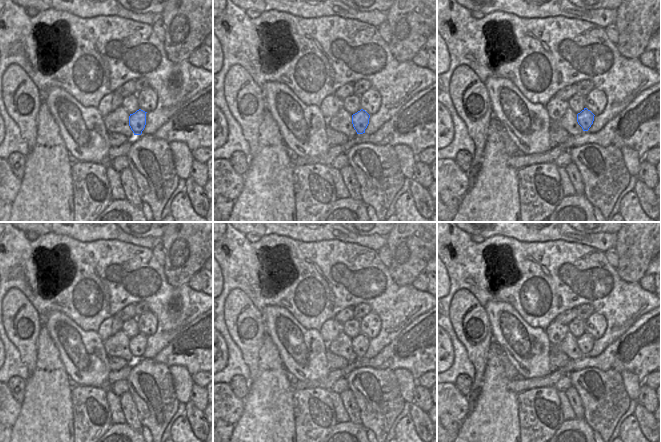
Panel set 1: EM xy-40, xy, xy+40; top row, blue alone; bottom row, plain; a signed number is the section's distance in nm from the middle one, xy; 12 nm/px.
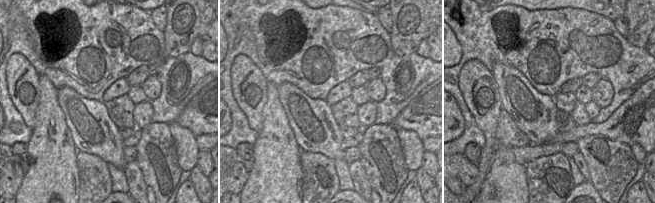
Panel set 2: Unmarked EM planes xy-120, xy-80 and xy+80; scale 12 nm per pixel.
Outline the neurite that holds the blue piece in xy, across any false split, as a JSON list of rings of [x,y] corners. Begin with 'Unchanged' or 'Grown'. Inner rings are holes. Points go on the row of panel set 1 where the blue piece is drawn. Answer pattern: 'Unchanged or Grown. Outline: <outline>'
Unchanged. Outline: [[[363,109],[352,115],[352,124],[357,134],[365,133],[370,115]]]

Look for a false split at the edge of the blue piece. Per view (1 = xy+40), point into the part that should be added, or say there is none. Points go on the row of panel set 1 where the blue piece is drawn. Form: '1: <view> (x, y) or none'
1: none

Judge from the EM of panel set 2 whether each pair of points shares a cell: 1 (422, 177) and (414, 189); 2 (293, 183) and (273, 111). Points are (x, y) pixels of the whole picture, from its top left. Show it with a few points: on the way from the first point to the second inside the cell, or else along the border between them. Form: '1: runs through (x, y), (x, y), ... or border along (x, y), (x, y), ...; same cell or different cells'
1: border along (415, 180), (421, 192); different cells
2: runs through (279, 165), (279, 138), (276, 135), (275, 129); same cell

